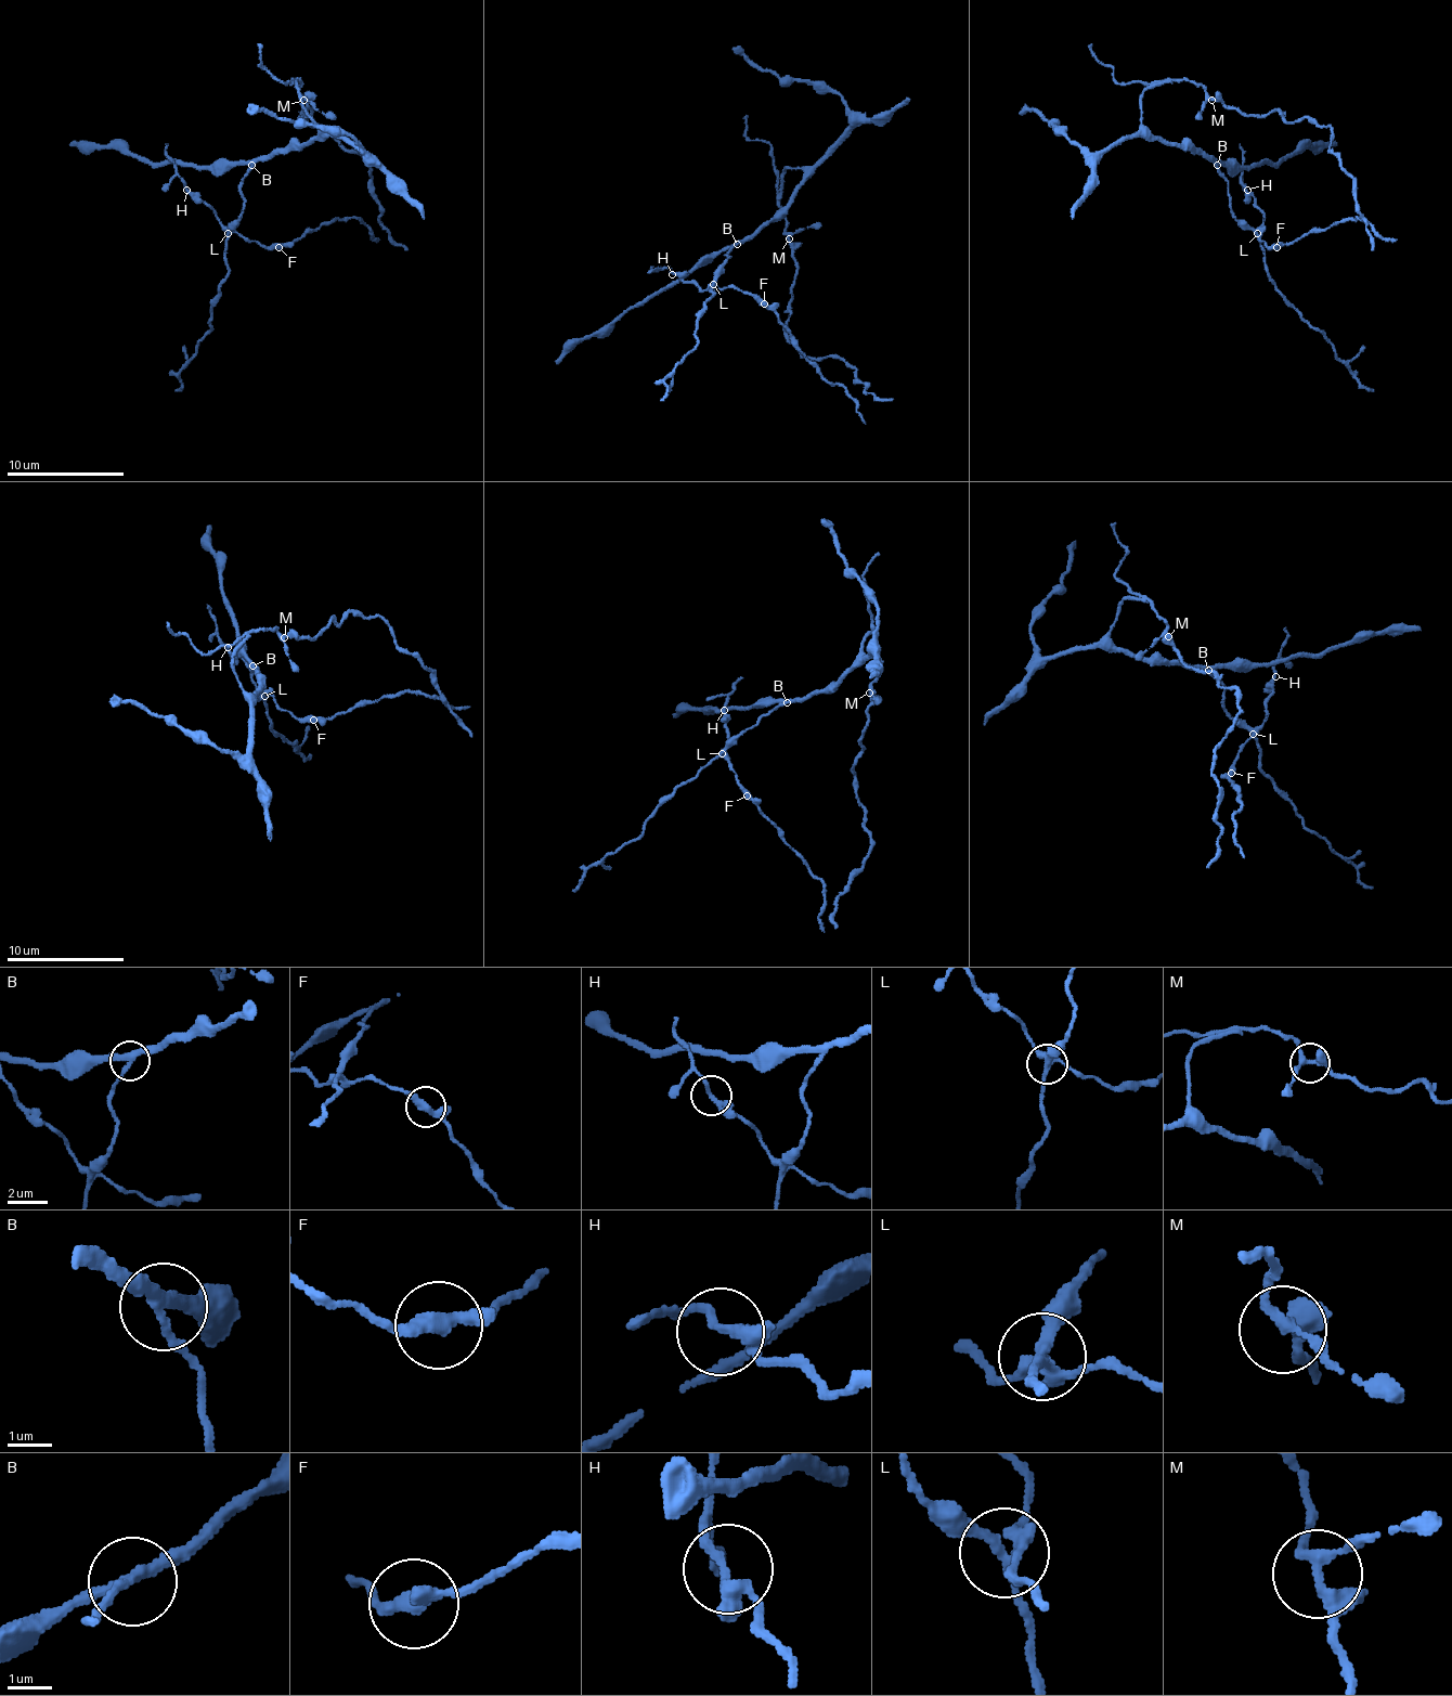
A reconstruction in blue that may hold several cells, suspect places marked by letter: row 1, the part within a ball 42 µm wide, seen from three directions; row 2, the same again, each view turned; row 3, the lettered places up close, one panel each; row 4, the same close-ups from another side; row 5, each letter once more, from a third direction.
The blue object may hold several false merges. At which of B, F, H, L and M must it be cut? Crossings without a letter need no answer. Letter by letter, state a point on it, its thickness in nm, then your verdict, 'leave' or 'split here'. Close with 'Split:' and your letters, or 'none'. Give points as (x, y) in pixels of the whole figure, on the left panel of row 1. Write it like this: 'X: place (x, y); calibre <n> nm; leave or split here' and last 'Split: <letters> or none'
B: place (251, 165); calibre 240 nm; split here
F: place (279, 247); calibre 280 nm; leave
H: place (186, 190); calibre 180 nm; leave
L: place (228, 233); calibre 280 nm; split here
M: place (303, 100); calibre 280 nm; leave
Split: B, L

